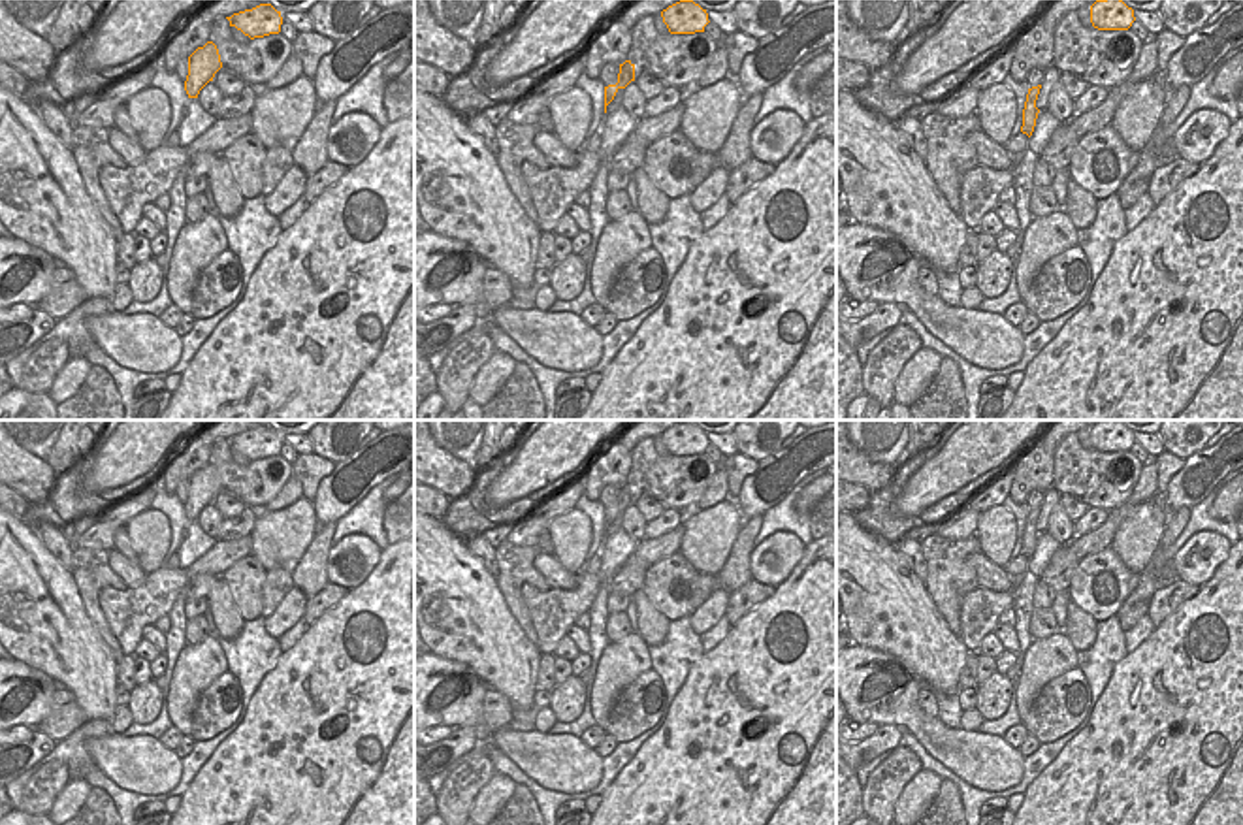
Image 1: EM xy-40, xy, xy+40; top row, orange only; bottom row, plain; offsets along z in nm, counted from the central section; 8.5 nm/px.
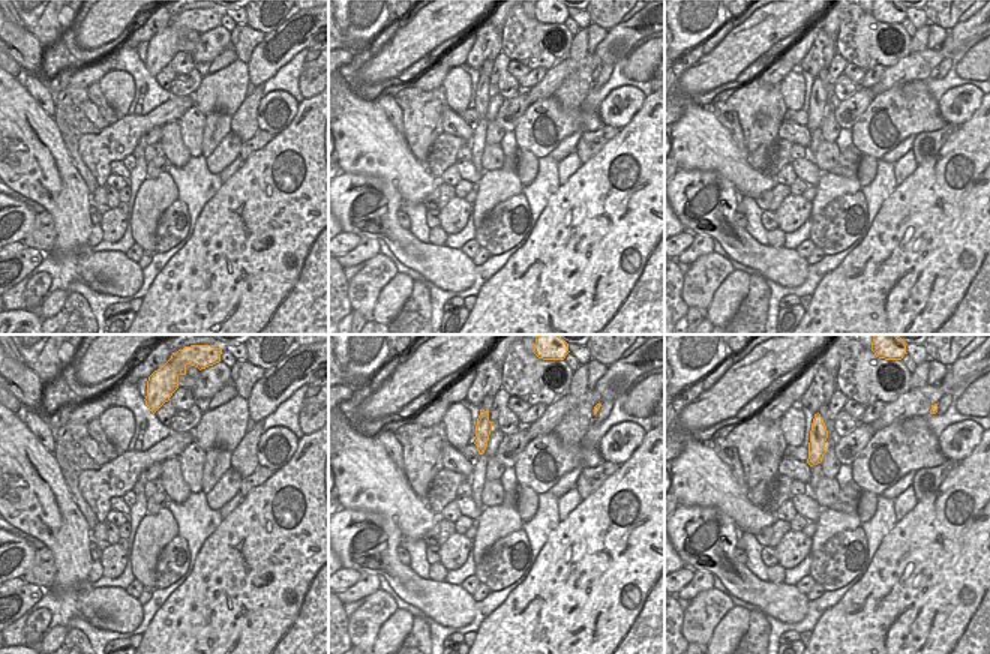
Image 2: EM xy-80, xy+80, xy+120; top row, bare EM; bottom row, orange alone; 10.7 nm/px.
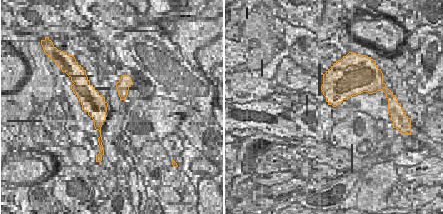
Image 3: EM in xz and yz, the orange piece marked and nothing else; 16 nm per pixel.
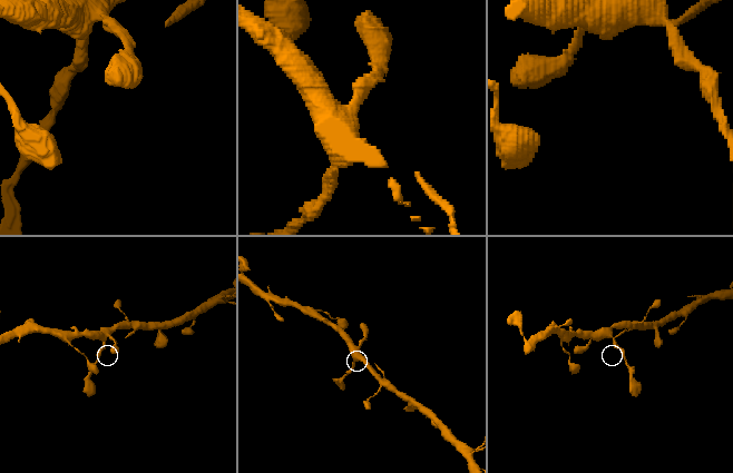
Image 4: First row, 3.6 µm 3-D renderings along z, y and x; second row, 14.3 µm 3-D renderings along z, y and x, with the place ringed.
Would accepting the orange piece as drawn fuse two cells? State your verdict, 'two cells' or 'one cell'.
one cell

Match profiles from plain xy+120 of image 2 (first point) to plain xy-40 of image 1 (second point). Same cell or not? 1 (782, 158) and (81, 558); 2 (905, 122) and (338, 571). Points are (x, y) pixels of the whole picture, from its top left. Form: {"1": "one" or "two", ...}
{"1": "two", "2": "two"}

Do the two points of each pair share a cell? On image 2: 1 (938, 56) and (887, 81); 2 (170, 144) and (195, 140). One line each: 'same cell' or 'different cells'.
1: same cell
2: different cells

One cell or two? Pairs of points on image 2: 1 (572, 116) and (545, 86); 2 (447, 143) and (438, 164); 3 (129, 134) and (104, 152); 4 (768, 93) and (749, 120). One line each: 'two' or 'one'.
1: two
2: one
3: one
4: one

